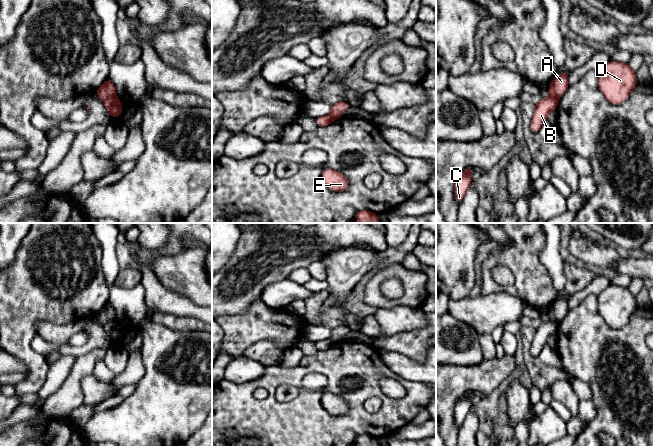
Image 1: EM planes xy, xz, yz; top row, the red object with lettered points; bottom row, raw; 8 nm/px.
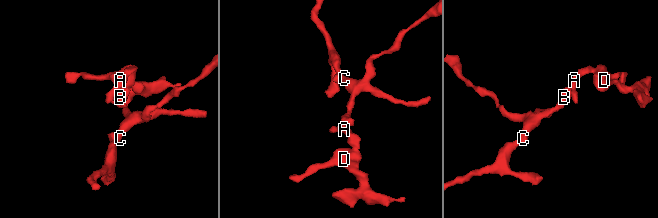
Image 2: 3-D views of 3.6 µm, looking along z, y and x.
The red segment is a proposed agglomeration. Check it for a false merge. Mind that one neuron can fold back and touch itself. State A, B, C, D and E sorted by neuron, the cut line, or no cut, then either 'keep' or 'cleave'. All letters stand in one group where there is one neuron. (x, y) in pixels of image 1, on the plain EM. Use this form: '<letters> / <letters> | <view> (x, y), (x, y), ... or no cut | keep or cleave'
A D E / B C | xy (115, 318), (103, 325) | cleave

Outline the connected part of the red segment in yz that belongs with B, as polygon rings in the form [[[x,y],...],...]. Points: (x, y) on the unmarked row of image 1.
[[[552,321],[543,322],[535,328],[535,335],[531,344],[530,353],[534,357],[539,357],[539,354],[548,339],[557,333],[558,325]]]

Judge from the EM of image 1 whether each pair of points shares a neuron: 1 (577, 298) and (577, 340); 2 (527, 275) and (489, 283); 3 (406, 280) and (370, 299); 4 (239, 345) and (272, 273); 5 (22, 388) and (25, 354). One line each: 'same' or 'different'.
1: different
2: same
3: same
4: different
5: same

